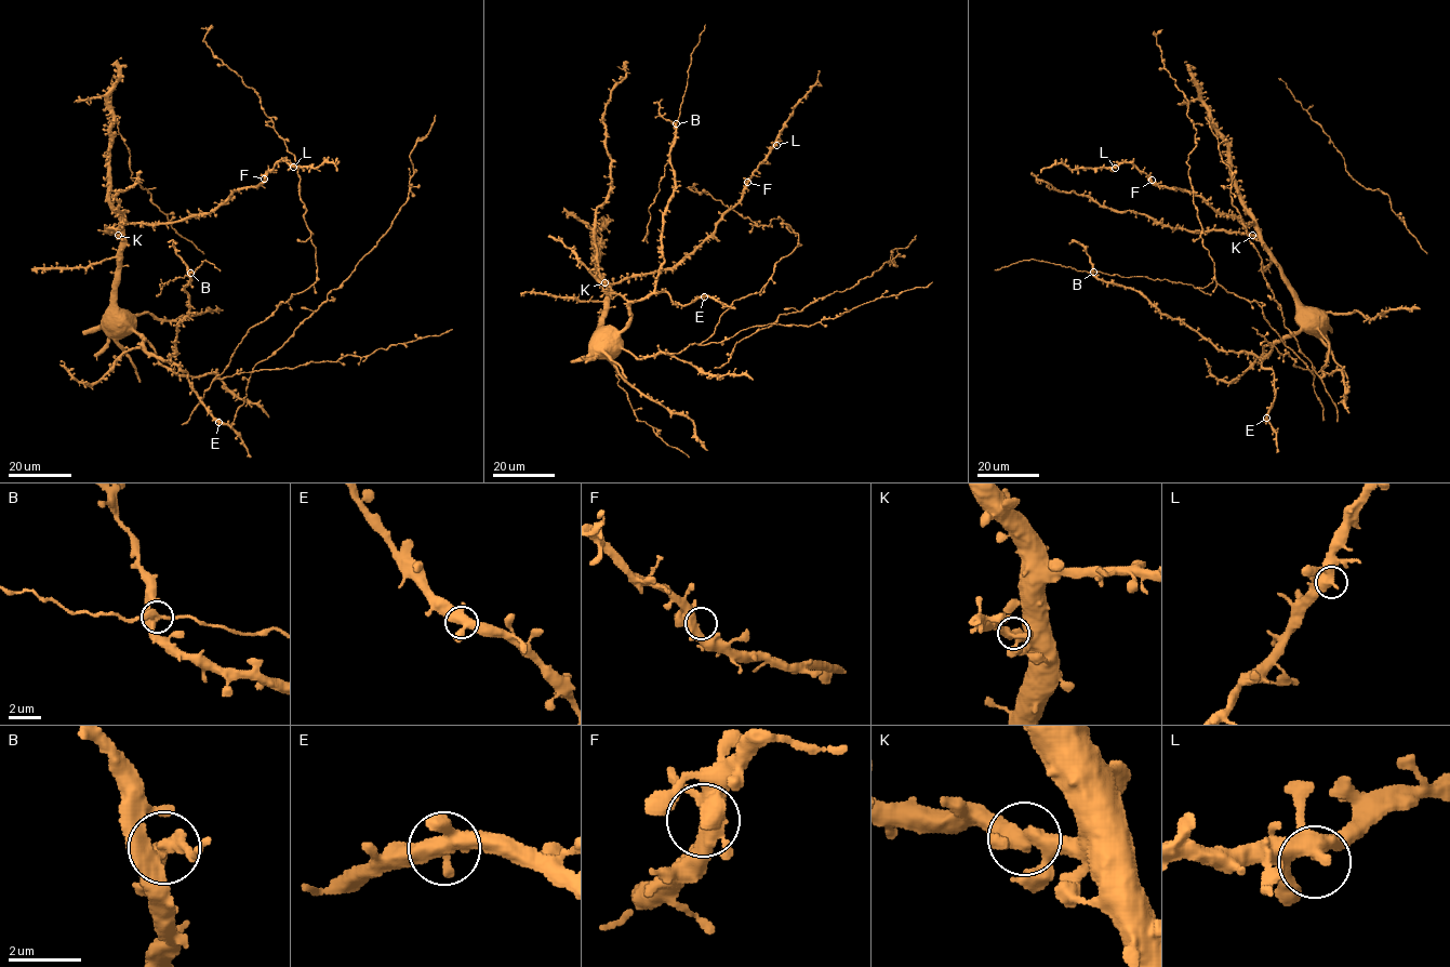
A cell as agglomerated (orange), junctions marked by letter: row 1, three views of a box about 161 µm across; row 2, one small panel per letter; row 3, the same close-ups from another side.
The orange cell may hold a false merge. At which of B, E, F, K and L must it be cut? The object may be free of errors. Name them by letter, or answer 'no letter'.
B

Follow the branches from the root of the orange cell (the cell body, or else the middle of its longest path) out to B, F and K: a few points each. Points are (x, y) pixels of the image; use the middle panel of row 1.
B: (612, 335), (626, 326), (629, 305), (653, 292), (664, 261), (662, 214), (675, 187), (669, 147), (675, 123)
F: (612, 335), (602, 330), (608, 290), (630, 277), (679, 264), (714, 230), (747, 182)
K: (612, 335), (602, 330), (608, 292), (604, 282)

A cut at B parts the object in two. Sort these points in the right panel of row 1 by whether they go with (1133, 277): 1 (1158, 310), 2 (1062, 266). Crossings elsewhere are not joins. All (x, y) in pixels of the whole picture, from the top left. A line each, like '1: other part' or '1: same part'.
1: other part
2: same part

